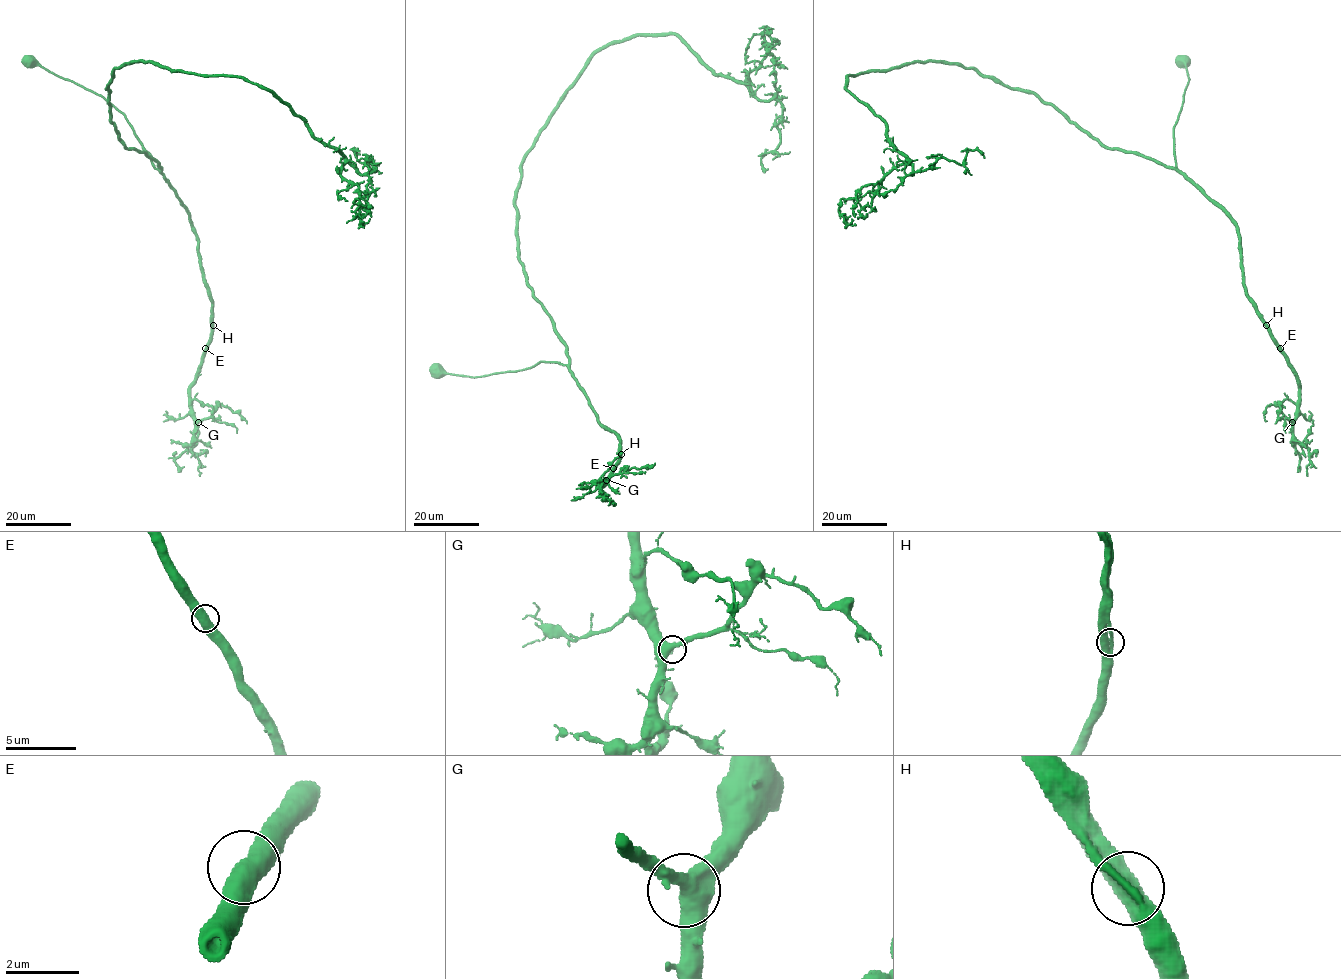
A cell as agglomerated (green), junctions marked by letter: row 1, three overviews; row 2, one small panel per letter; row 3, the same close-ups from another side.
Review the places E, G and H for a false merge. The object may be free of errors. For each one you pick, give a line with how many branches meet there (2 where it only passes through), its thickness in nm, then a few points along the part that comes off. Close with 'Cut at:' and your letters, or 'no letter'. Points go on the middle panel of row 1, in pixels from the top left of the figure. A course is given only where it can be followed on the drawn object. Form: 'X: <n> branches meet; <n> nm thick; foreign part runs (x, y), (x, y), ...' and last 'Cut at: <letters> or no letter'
Cut at: no letter

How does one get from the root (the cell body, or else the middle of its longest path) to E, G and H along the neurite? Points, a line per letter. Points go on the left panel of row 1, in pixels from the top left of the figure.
E: (29, 63), (95, 92), (114, 106), (179, 199), (197, 240), (199, 265), (211, 301), (211, 339), (205, 348)
G: (29, 63), (95, 92), (114, 106), (189, 216), (211, 301), (211, 339), (190, 388), (193, 417), (198, 422)
H: (29, 63), (103, 96), (124, 116), (152, 165), (189, 216), (211, 301), (213, 325)

